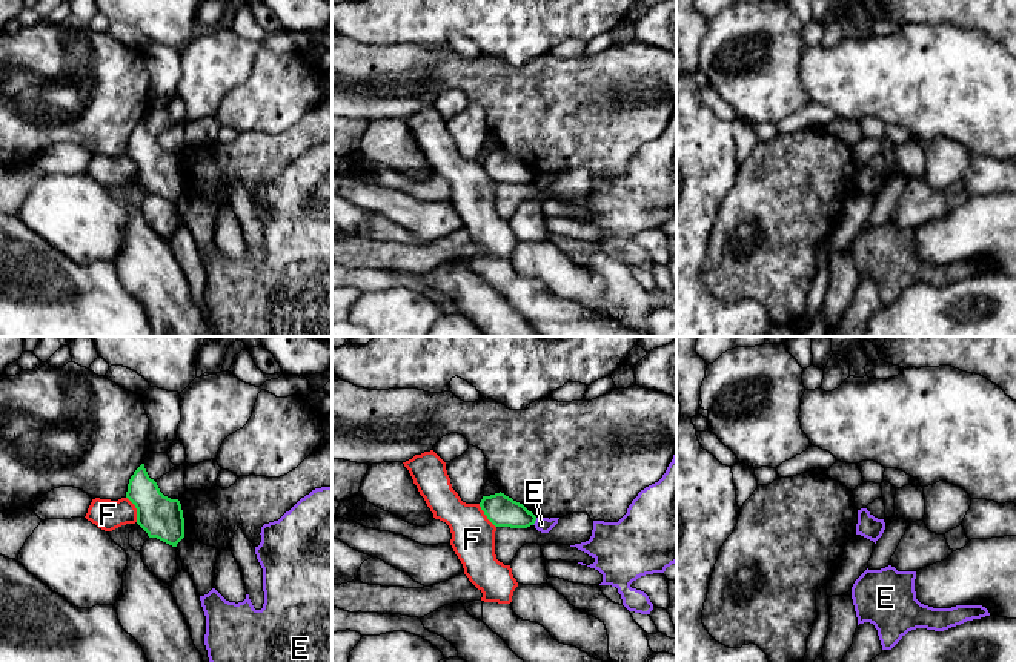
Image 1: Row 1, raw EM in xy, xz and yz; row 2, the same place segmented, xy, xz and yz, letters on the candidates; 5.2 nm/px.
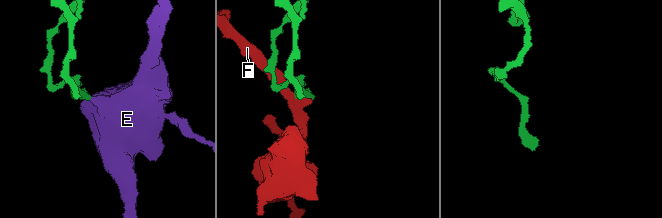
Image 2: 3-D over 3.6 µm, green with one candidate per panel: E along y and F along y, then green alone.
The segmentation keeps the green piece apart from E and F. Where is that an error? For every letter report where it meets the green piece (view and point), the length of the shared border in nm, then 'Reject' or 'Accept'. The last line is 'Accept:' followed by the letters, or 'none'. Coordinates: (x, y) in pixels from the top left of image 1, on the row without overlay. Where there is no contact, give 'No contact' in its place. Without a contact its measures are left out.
E: Touches green at xz (535, 175). Shared border 50 nm. Reject
F: Touches green at xy (136, 163). Shared border 150 nm. Reject
Accept: none

